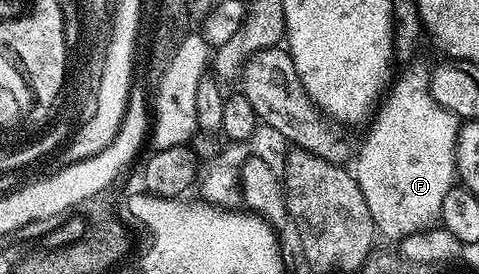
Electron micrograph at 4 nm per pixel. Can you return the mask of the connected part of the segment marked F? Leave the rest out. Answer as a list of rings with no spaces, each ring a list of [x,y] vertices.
[[[415,57],[411,59],[410,63],[400,75],[400,73],[395,77],[385,100],[381,103],[381,106],[377,109],[373,120],[371,121],[371,128],[364,140],[364,144],[361,146],[358,156],[354,158],[354,164],[356,160],[356,168],[354,167],[354,175],[356,181],[359,184],[359,189],[362,190],[363,197],[366,198],[366,204],[370,209],[370,214],[372,221],[375,223],[377,231],[384,237],[392,238],[395,242],[400,242],[402,239],[409,235],[422,230],[427,230],[433,227],[439,216],[442,213],[442,206],[444,202],[444,196],[448,193],[451,187],[453,187],[455,179],[455,149],[457,134],[459,132],[459,119],[453,115],[452,112],[446,110],[437,99],[434,98],[432,92],[432,74],[431,74],[431,63],[427,63],[424,59]]]

